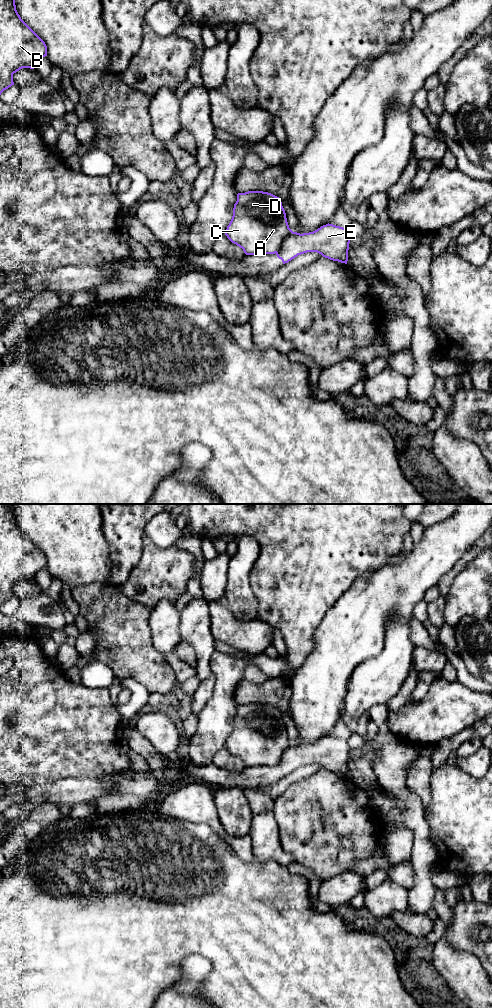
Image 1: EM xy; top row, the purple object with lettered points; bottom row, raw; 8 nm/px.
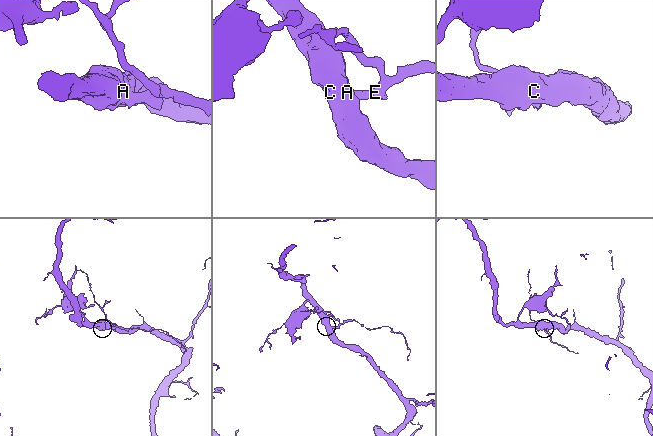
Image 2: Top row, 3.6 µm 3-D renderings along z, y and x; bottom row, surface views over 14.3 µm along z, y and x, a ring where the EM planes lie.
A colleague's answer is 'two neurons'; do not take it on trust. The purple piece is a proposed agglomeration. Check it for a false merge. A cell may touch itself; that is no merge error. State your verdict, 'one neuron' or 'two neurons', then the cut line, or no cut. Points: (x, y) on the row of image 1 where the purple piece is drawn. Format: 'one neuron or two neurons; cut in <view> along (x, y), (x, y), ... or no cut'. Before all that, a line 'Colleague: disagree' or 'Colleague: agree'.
Colleague: agree
two neurons; cut in xy along (292, 231), (284, 239), (276, 253)

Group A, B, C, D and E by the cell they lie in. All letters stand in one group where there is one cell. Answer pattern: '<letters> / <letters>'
A B C D / E

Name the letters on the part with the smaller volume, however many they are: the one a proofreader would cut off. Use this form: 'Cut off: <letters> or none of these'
Cut off: E

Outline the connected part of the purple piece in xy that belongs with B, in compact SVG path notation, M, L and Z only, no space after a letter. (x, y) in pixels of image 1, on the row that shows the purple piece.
M0 0L0 95L14 85L14 73L22 68L34 69L35 63L45 56L45 42L21 19L15 0Z

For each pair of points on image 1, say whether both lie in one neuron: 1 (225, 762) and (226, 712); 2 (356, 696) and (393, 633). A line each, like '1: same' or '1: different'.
1: different
2: same

